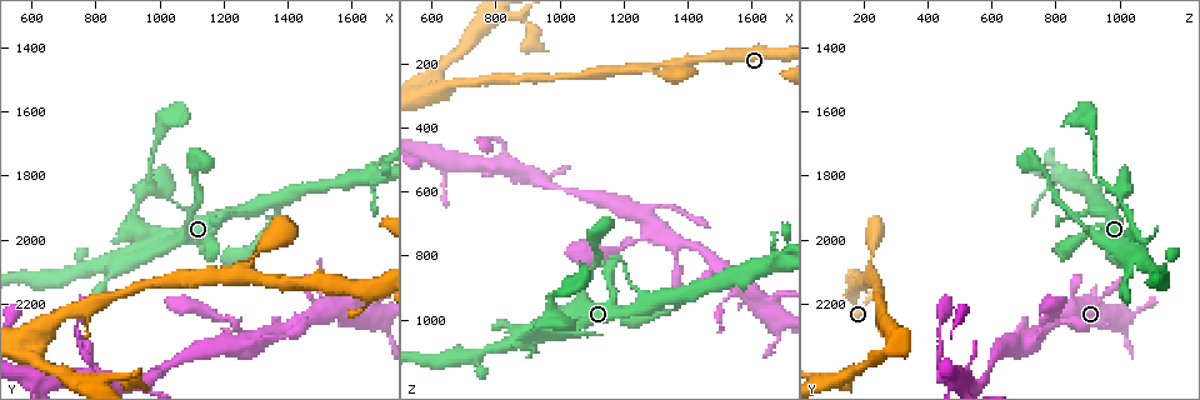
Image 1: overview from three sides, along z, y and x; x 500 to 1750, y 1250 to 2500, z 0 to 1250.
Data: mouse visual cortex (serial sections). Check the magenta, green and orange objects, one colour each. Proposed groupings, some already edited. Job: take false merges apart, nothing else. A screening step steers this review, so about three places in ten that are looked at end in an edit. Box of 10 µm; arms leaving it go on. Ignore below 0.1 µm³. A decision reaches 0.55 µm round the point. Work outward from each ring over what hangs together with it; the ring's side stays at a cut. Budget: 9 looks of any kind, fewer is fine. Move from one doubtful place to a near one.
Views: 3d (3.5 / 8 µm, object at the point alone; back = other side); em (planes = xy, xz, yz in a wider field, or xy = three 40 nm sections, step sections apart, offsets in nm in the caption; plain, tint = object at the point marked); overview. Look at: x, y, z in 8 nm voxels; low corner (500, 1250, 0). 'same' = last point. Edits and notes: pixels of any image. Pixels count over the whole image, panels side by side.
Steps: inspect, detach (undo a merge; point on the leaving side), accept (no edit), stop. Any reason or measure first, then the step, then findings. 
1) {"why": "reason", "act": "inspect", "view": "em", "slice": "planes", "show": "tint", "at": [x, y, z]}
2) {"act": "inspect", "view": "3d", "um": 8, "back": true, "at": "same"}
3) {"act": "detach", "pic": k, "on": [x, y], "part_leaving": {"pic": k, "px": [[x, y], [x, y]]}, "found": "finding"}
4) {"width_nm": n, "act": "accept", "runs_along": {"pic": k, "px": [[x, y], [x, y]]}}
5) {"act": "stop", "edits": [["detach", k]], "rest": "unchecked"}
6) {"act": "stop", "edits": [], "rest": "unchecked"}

{"why": "thin neck", "act": "inspect", "view": "3d", "um": 3.5, "at": [1330, 1980, 980]}

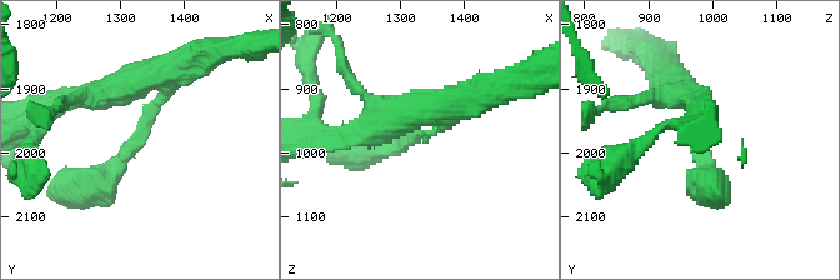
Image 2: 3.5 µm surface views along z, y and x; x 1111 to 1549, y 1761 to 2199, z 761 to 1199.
{"why": "need the tissue", "act": "inspect", "view": "em", "slice": "xy", "step": 2, "show": "tint", "at": [1325, 1980, 975]}

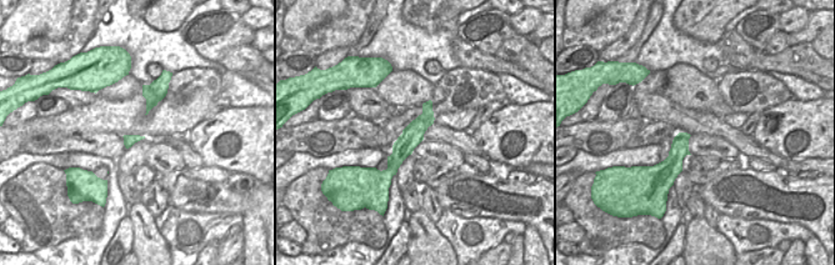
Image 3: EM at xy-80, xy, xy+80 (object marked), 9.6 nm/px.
{"act": "accept", "runs_along": {"pic": 2, "px": [[155, 74], [121, 165], [75, 189]]}, "found": "continuous, no second cell"}

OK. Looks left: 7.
{"act": "inspect", "view": "3d", "um": 8, "at": [1300, 2310, 720]}

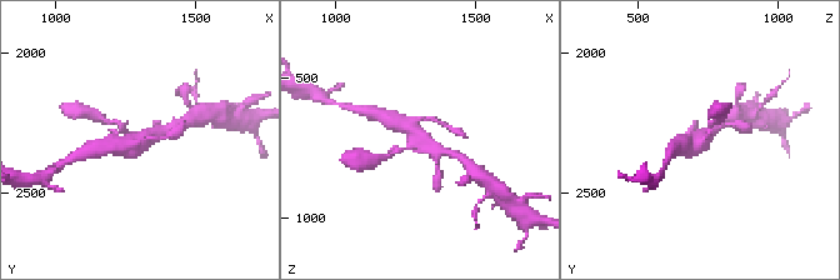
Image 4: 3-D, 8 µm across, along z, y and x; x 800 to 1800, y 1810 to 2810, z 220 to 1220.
{"why": "closer look", "act": "inspect", "view": "3d", "um": 3.5, "at": "same"}

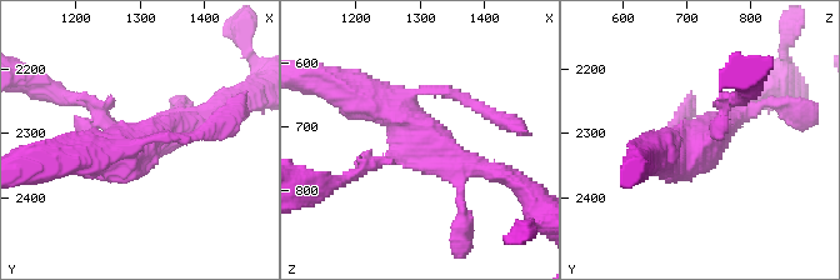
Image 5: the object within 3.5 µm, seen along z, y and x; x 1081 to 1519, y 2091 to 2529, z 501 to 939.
{"act": "accept", "runs_along": {"pic": 5, "px": [[489, 170], [351, 93]]}, "found": "one cell here"}

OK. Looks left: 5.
{"why": "sharp bend", "act": "inspect", "view": "3d", "um": 3.5, "at": [990, 2430, 590]}

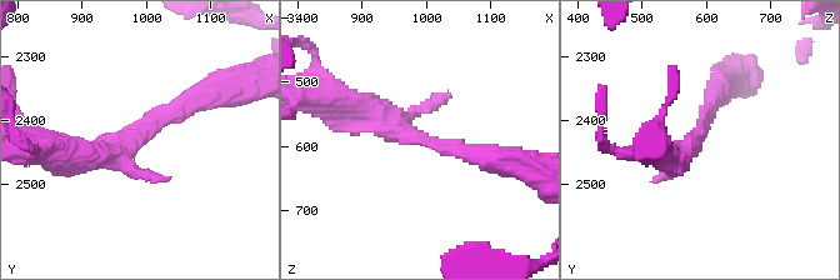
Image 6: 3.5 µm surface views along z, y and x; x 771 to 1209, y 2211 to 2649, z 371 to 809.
{"arms": 3, "arm_widths_nm": [150, 250, 350], "why": "need the tissue", "act": "inspect", "view": "em", "slice": "xy", "step": 2, "show": "tint", "at": [995, 2420, 590]}

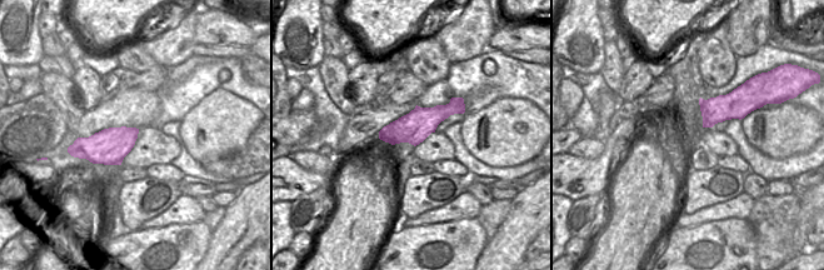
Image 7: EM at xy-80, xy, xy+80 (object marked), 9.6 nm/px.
{"act": "accept", "runs_along": {"pic": 6, "px": [[208, 93], [124, 146], [70, 154]]}, "found": "one cell here"}

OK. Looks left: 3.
{"why": "two arms in line, one across", "act": "inspect", "view": "3d", "um": 3.5, "at": [1310, 2120, 200]}

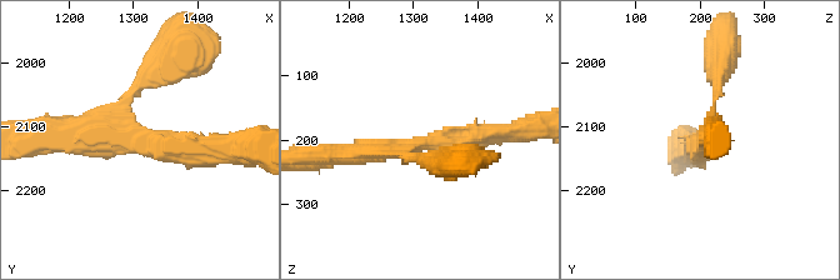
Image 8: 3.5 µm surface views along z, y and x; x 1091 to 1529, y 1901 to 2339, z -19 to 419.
{"arms": 3, "arm_widths_nm": [150, 200, 300], "why": "shape alone is not enough", "act": "inspect", "view": "em", "slice": "xy", "step": 3, "show": "tint", "at": [1305, 2115, 205]}

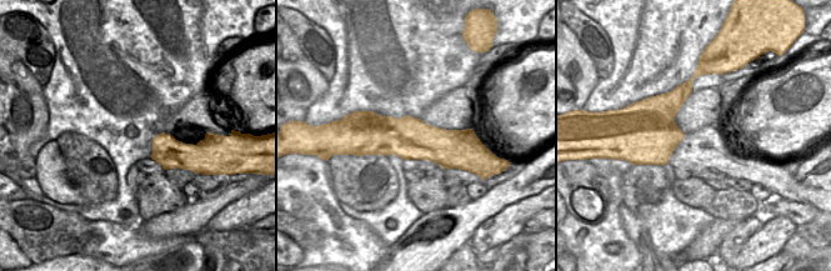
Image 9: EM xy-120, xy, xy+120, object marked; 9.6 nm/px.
{"act": "accept", "runs_along": {"pic": 8, "px": [[494, 131], [329, 154]]}, "found": "one cell here"}

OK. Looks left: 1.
{"act": "stop", "edits": [], "rest": "unchecked"}

